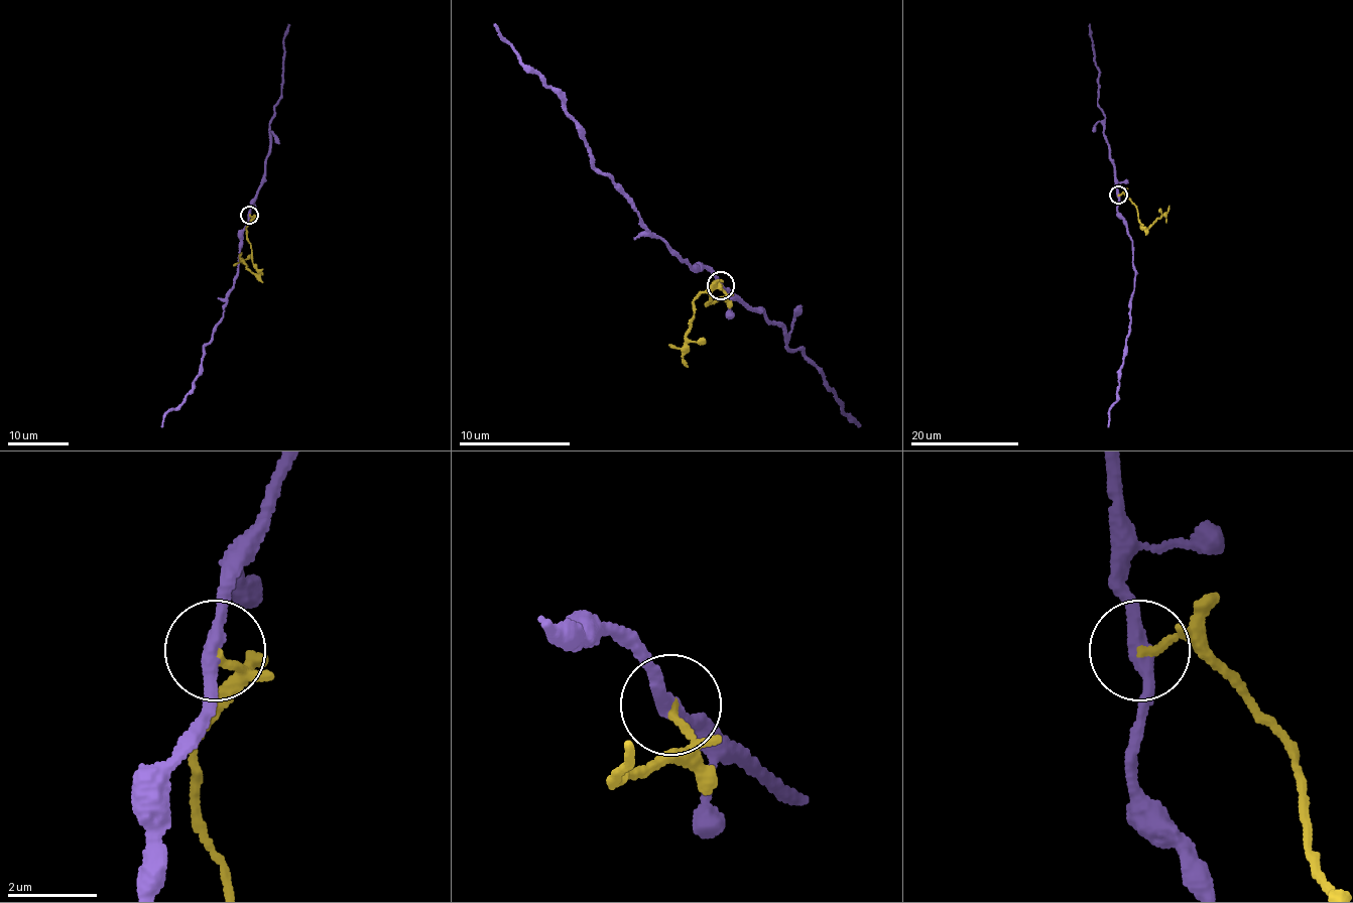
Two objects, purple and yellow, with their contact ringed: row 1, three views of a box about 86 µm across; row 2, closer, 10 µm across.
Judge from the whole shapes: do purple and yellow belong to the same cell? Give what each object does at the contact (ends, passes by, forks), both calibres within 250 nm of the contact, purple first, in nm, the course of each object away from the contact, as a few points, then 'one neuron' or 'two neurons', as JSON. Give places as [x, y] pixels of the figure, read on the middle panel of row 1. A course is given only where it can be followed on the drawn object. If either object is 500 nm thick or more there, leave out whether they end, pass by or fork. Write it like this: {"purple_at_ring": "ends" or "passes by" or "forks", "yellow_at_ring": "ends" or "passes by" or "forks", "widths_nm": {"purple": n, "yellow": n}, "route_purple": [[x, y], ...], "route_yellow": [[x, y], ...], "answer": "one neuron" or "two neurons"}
{"purple_at_ring": "passes by", "yellow_at_ring": "ends", "widths_nm": {"purple": 320, "yellow": 160}, "route_purple": [[720, 284], [706, 266], [696, 269], [649, 230], [611, 174], [595, 166], [559, 94], [530, 71], [494, 24]], "route_yellow": [[720, 284], [725, 293], [708, 305], [706, 287], [713, 287], [694, 302], [682, 356], [687, 367]], "answer": "two neurons"}

